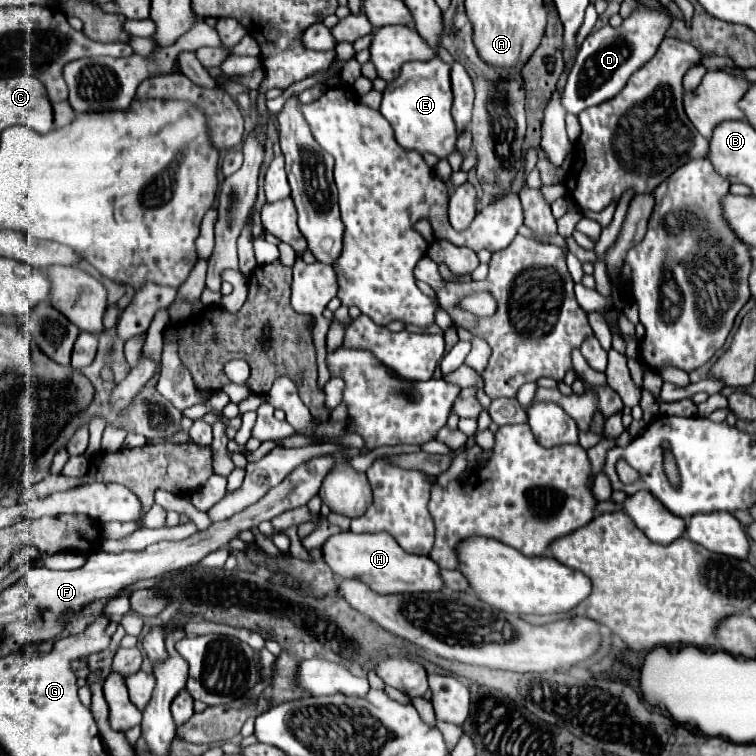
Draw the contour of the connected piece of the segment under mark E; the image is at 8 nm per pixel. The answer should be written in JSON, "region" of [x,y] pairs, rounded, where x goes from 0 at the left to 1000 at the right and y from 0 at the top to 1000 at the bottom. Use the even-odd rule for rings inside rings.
{"region":[[[581,75],[570,81],[544,81],[536,83],[530,99],[520,104],[509,120],[504,134],[504,152],[517,163],[522,173],[522,184],[530,194],[541,200],[573,202],[581,210],[591,208],[602,197],[604,168],[597,155],[597,107],[594,107],[594,86]]]}

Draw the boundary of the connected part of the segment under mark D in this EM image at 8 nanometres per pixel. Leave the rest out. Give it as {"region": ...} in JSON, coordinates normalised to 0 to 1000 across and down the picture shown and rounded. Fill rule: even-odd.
{"region":[[[843,7],[843,12],[821,30],[821,36],[811,38],[808,33],[798,33],[792,41],[776,46],[747,112],[745,139],[750,149],[766,152],[771,144],[813,128],[827,115],[835,97],[853,86],[869,70],[885,33],[888,22],[880,15]]]}

